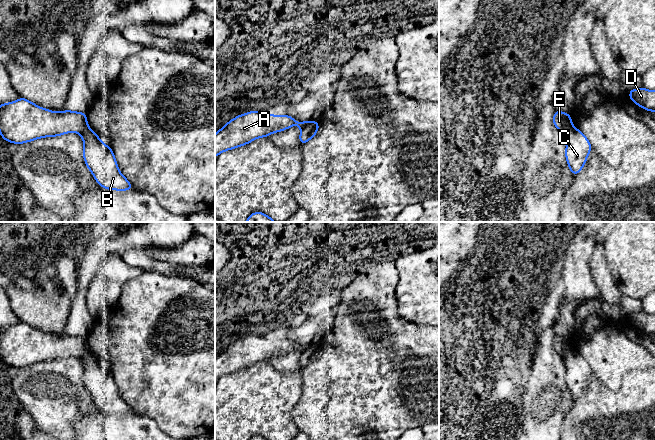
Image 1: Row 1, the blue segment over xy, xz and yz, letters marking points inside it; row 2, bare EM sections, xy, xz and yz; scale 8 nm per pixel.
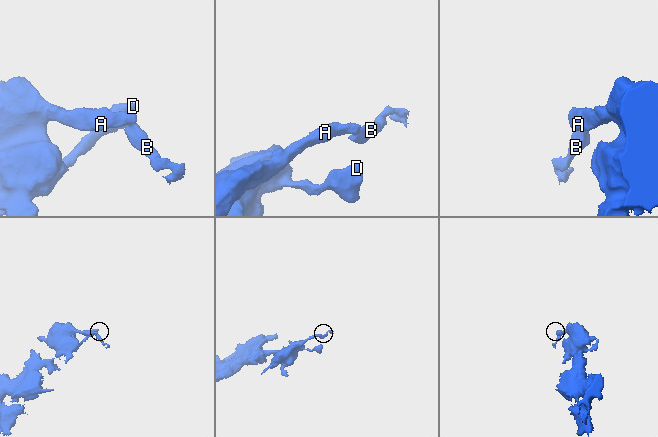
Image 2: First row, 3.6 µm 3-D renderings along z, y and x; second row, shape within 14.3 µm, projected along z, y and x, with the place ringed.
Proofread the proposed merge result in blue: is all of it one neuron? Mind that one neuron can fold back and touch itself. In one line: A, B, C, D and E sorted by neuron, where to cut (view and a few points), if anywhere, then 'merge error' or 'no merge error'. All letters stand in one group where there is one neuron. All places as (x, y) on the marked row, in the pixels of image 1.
groups A D E / B C; cut xz (309, 122), (301, 129); merge error

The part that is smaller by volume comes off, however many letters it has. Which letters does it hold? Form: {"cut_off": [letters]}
{"cut_off": ["B", "C"]}

